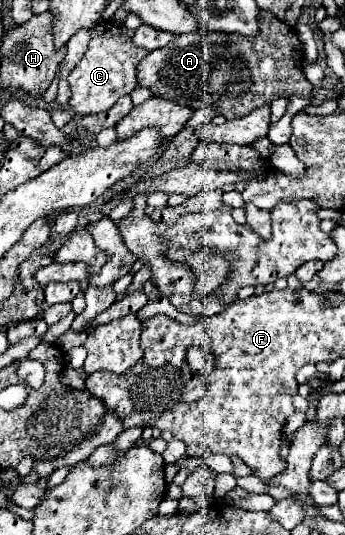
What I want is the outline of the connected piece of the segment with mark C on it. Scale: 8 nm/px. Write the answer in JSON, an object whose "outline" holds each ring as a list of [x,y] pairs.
{"outline":[[[103,21],[93,29],[91,43],[83,59],[75,65],[75,69],[67,77],[67,83],[71,89],[67,107],[73,113],[87,117],[87,115],[107,111],[117,103],[119,97],[129,95],[135,89],[137,65],[149,51],[135,47],[131,43],[131,37],[133,37],[133,31],[129,31],[125,25],[115,23],[115,21]]]}

